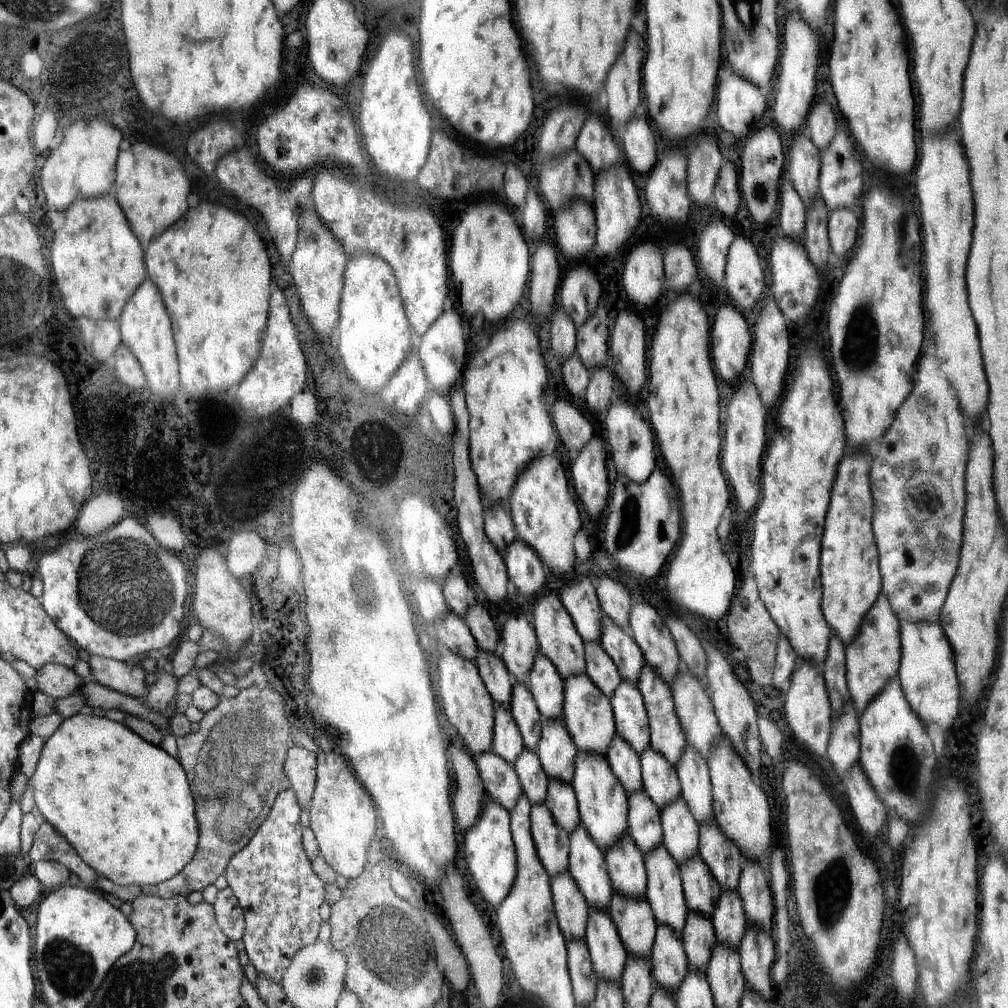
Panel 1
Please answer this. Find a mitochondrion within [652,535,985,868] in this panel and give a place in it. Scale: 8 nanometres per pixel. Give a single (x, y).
(903, 765)

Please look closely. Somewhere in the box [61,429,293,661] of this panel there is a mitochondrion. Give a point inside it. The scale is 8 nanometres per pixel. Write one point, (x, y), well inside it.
(137, 616)

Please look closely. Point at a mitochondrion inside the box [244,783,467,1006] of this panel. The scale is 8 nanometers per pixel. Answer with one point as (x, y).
(314, 975)

